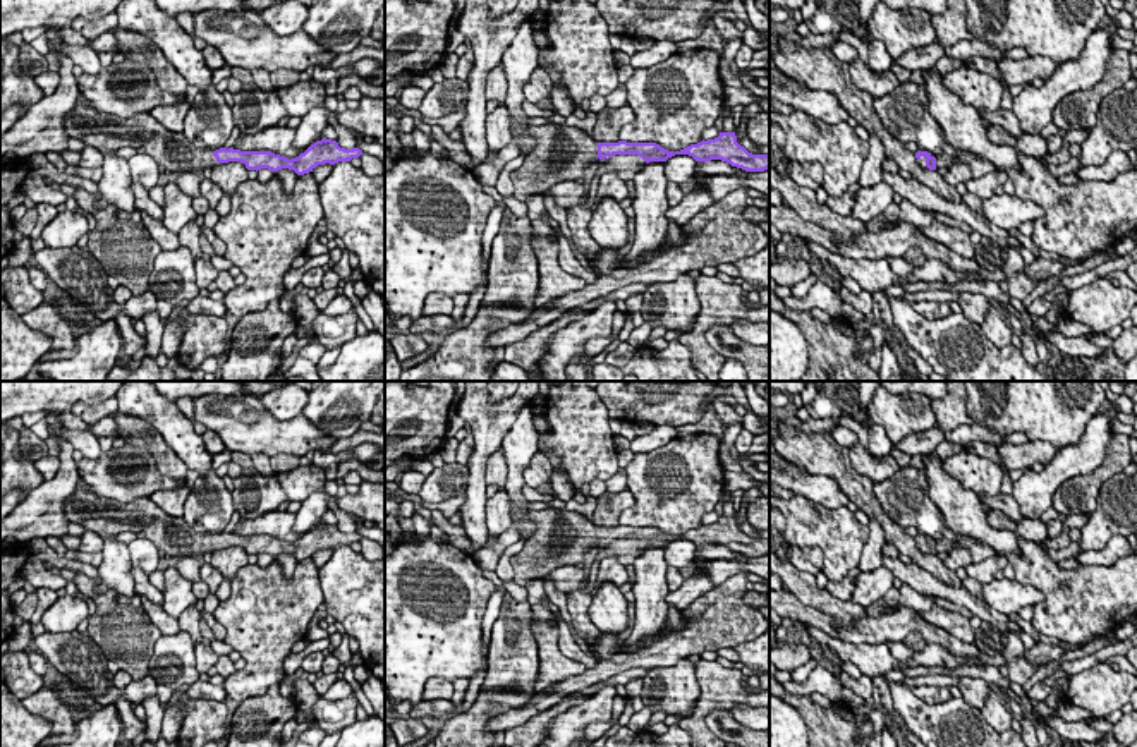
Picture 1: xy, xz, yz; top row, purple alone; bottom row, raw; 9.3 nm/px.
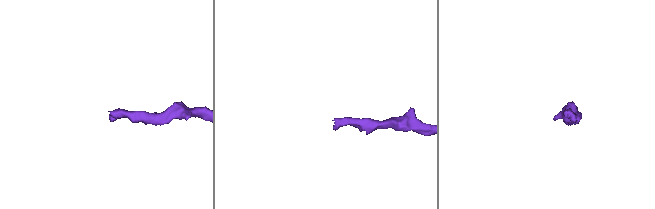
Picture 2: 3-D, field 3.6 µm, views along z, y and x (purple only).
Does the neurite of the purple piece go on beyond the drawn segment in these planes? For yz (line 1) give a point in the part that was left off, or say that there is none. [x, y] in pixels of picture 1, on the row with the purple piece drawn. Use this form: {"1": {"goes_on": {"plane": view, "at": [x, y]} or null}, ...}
{"1": {"goes_on": {"plane": "yz", "at": [921, 162]}}}

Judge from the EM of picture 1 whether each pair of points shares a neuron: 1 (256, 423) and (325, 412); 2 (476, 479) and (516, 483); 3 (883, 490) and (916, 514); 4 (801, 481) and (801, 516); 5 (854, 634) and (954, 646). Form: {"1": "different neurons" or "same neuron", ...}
{"1": "different neurons", "2": "different neurons", "3": "same neuron", "4": "different neurons", "5": "same neuron"}

